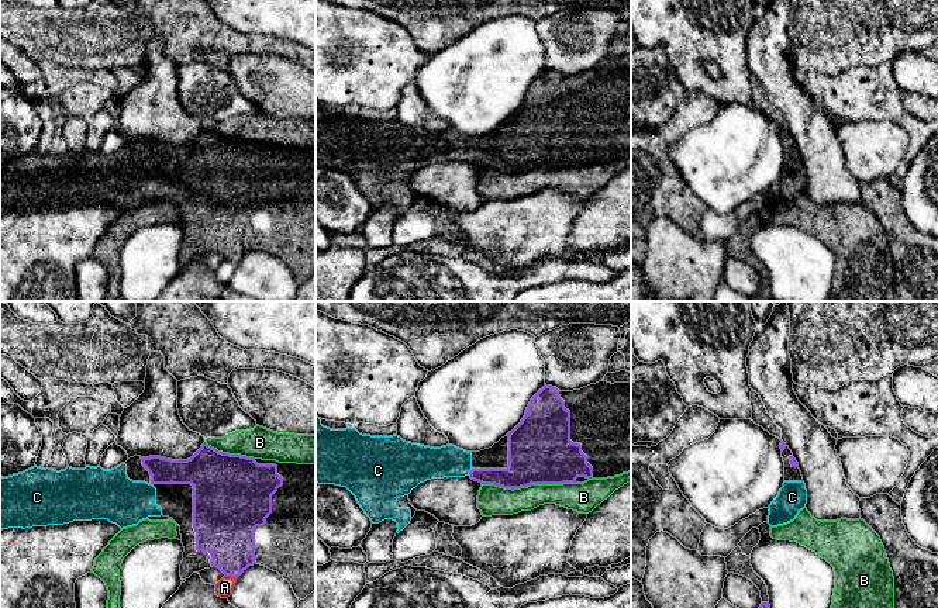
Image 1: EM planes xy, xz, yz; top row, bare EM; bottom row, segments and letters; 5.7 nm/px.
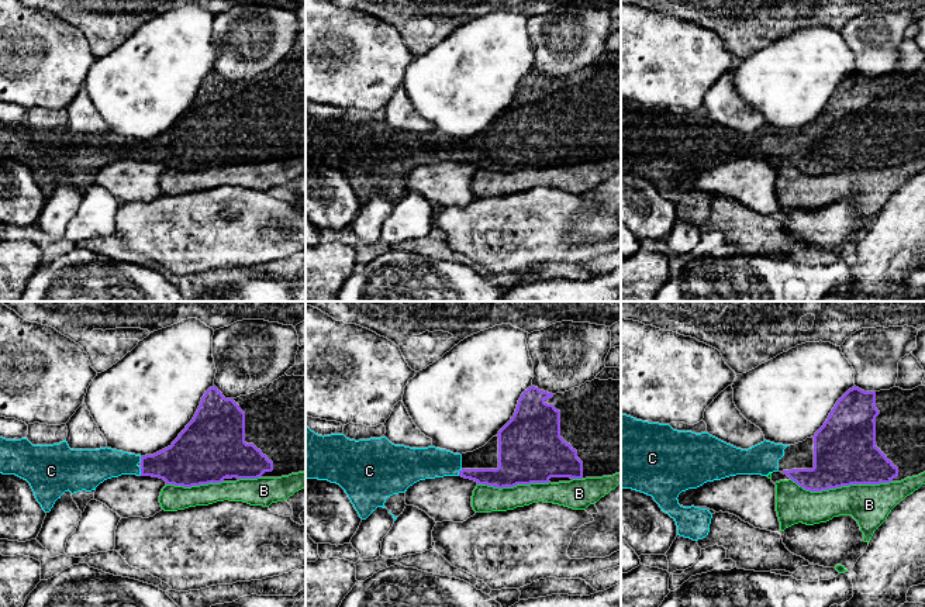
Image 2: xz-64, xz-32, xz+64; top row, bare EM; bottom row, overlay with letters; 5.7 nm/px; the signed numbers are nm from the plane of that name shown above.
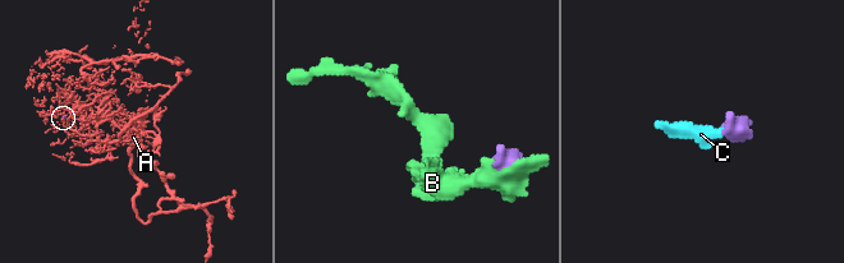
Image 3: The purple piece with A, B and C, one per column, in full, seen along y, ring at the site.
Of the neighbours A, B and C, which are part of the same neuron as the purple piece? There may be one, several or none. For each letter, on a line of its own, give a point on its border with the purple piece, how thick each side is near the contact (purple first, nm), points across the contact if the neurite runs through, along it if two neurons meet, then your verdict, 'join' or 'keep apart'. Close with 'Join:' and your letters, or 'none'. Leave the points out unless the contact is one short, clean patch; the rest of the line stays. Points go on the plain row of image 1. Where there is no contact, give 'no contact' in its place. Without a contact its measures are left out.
A: contact xy (231, 261); calibres 320 and 100 nm; border xy (226, 259), (235, 263); keep apart
B: contact xz (528, 169); calibres 360 and 170 nm; keep apart
C: contact xz (469, 156); calibres 130 and 180 nm; way xz (511, 162), (483, 161), (469, 156), (458, 148), (427, 148); join
Join: C

